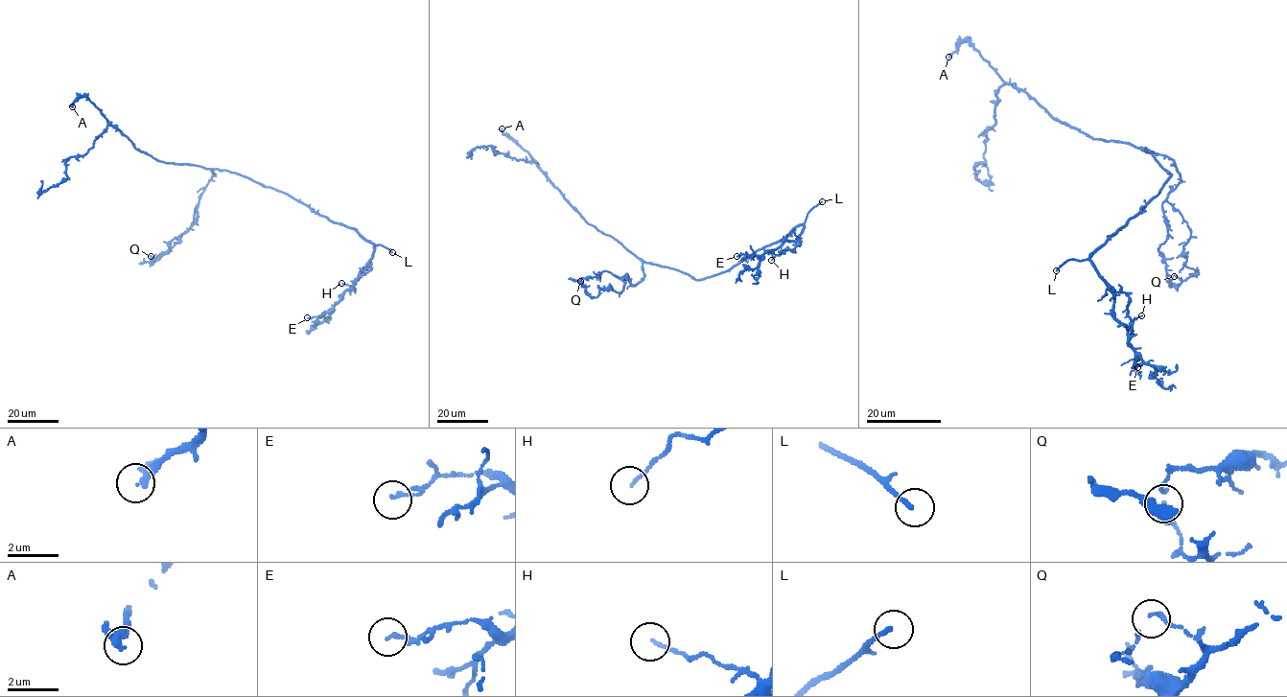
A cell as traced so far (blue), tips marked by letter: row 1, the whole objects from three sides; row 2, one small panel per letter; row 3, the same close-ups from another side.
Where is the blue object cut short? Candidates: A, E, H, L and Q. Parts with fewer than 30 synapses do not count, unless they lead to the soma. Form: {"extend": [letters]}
{"extend": ["A", "L"]}

